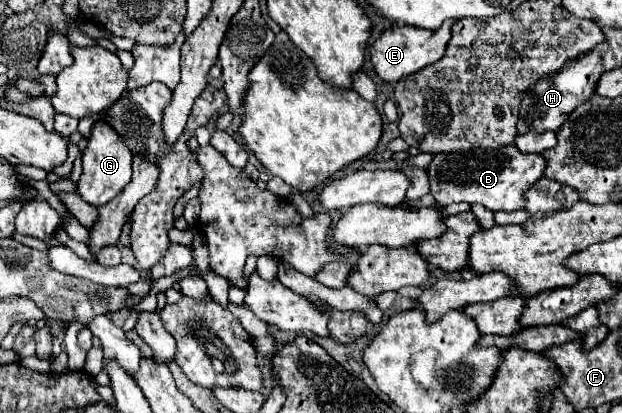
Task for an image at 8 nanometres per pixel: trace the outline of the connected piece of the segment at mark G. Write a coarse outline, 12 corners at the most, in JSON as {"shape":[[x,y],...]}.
{"shape":[[96,121],[82,153],[78,193],[94,207],[132,177],[132,153]]}

